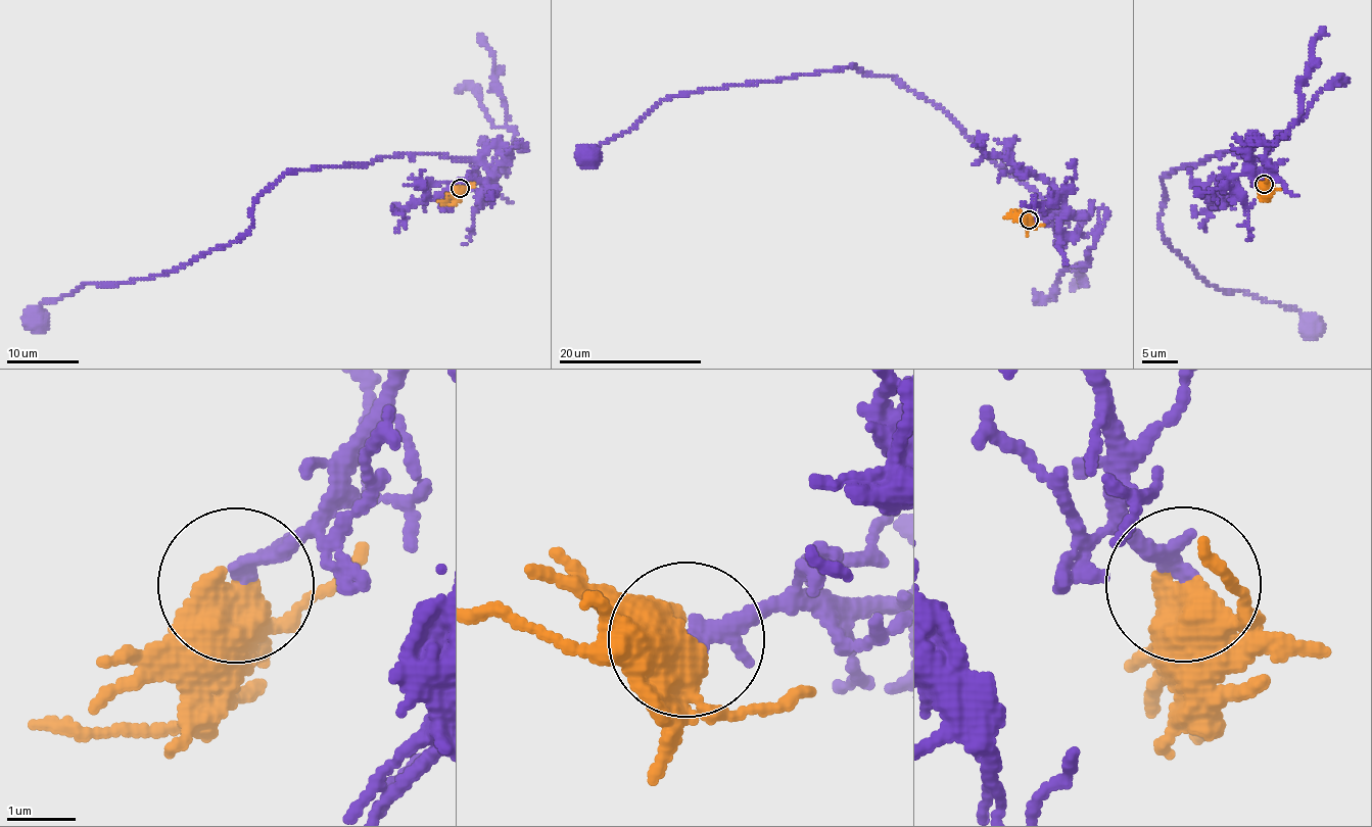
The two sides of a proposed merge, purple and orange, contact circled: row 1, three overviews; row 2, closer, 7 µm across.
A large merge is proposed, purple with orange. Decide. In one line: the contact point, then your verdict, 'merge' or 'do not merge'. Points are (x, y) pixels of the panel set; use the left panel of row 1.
at (460, 188); merge

